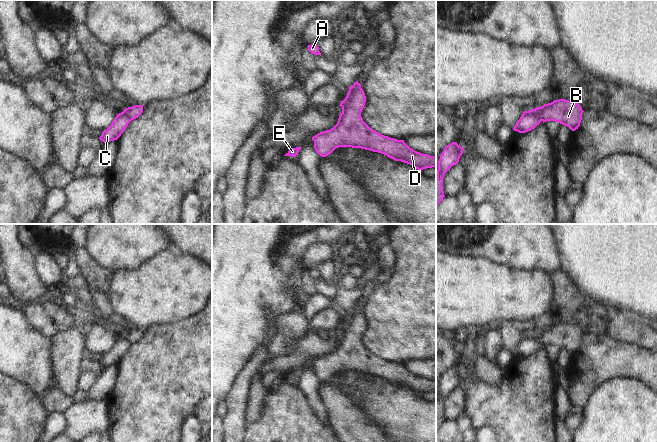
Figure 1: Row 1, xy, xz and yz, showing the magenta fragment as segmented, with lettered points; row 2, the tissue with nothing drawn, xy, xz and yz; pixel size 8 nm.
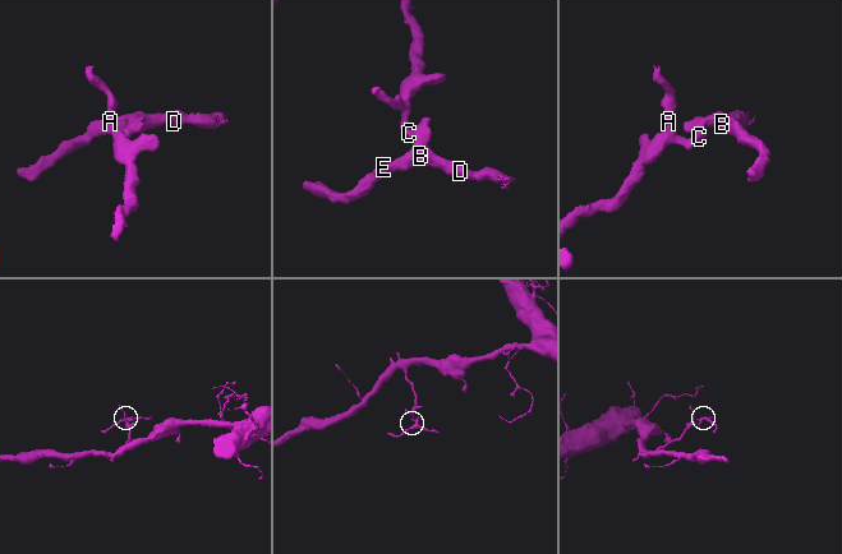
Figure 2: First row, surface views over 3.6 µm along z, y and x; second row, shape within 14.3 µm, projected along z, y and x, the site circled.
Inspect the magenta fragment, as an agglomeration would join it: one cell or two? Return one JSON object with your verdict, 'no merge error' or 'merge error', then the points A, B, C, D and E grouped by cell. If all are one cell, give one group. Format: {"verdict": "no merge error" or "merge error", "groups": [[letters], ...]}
{"verdict": "merge error", "groups": [["A", "C"], ["B", "D", "E"]]}

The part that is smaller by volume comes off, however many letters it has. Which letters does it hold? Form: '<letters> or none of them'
B, D, E

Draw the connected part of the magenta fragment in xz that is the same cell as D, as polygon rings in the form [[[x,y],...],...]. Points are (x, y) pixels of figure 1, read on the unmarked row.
[[[360,310],[341,330],[337,348],[312,361],[314,373],[321,381],[328,380],[339,371],[352,371],[384,378],[418,394],[436,391],[436,380],[417,376],[404,364],[384,360],[370,352],[361,341],[365,326],[366,320]]]

